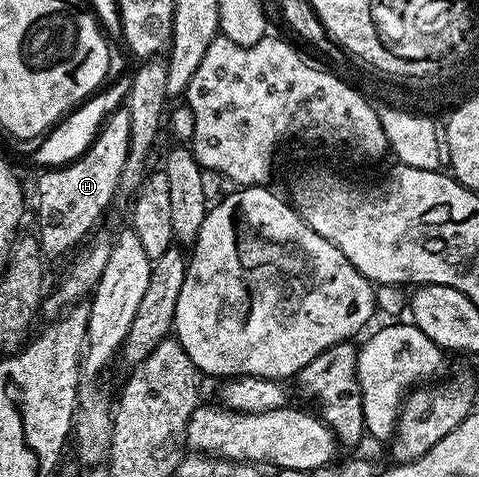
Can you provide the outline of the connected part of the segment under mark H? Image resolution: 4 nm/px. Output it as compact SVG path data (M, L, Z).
M117 109L104 120L99 131L96 132L95 139L92 140L91 147L80 156L79 159L75 159L73 163L65 163L62 167L53 167L43 172L44 176L36 183L36 199L40 202L40 231L38 230L38 238L40 240L40 249L45 256L51 257L51 255L64 255L71 247L79 248L81 246L80 239L84 238L88 230L99 221L104 215L104 210L112 203L112 198L117 198L120 189L120 178L122 177L122 169L126 165L126 157L130 153L130 113L127 109Z

